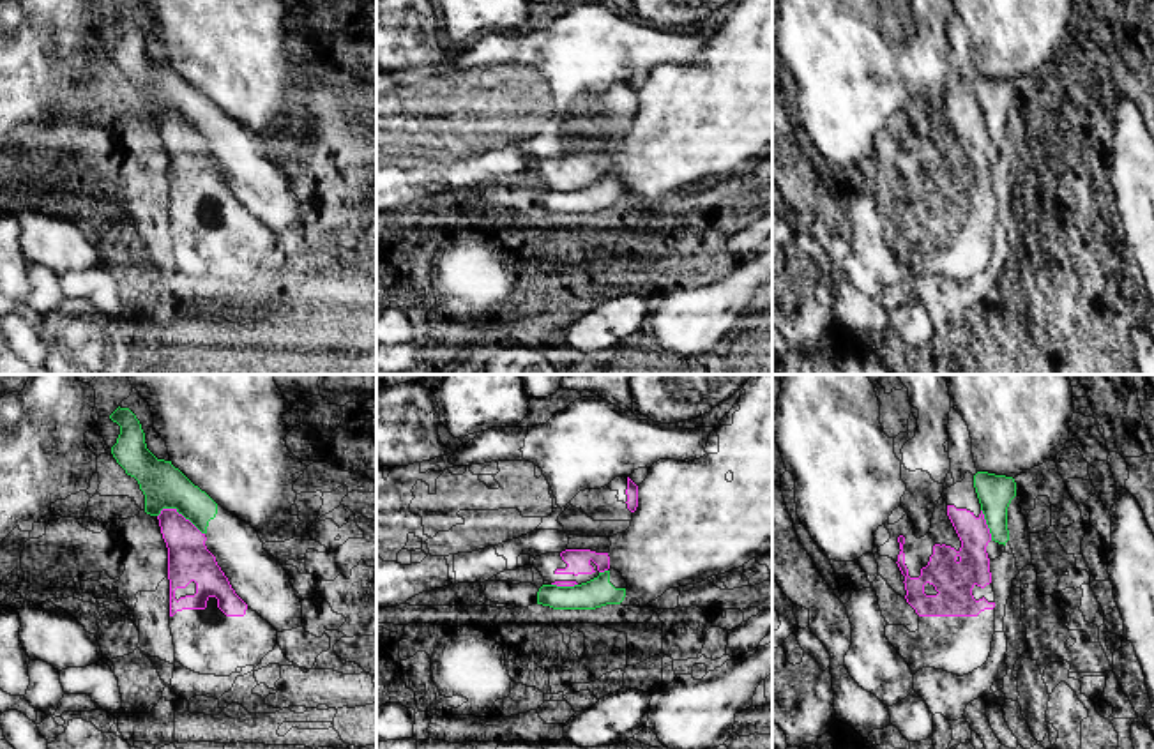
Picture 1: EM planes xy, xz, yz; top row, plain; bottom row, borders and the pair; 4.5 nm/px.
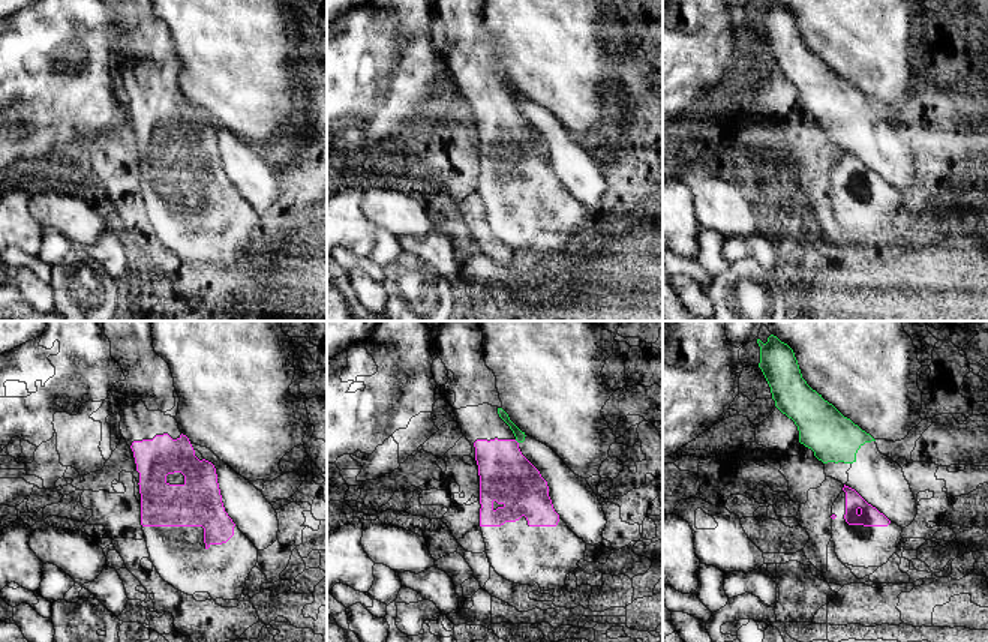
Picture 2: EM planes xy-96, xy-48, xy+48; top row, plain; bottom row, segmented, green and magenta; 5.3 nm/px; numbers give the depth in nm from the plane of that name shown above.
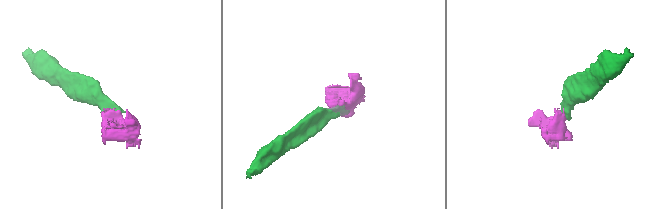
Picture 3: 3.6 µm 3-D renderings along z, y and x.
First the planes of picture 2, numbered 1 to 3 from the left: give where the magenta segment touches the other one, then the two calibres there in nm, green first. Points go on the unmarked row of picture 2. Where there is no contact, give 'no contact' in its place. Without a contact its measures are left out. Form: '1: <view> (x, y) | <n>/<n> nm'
1: no contact
2: no contact
3: no contact

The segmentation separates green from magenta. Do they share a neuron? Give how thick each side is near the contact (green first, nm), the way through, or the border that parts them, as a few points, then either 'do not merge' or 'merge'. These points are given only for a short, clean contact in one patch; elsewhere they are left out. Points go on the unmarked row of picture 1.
200 nm thick on the green side, 190 nm on the other; border along xy (158, 119), (163, 113), (175, 113), (204, 138); do not merge

